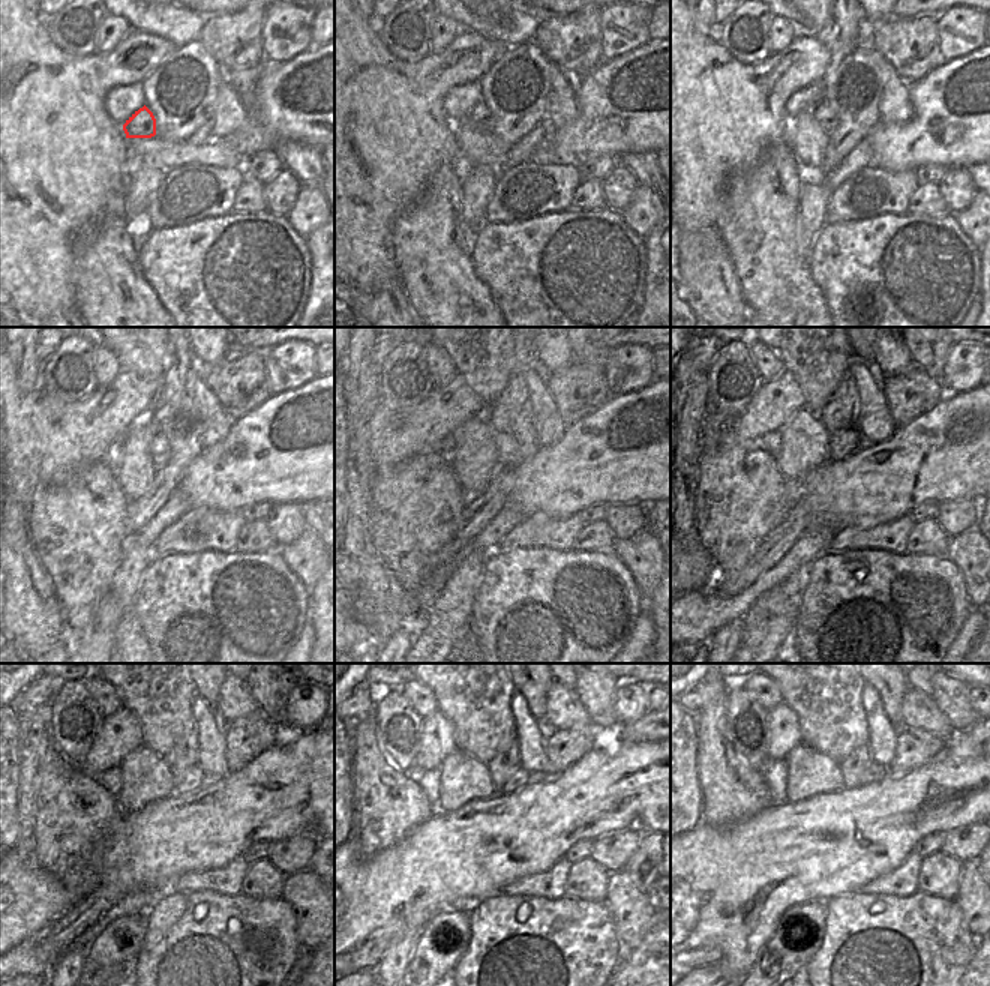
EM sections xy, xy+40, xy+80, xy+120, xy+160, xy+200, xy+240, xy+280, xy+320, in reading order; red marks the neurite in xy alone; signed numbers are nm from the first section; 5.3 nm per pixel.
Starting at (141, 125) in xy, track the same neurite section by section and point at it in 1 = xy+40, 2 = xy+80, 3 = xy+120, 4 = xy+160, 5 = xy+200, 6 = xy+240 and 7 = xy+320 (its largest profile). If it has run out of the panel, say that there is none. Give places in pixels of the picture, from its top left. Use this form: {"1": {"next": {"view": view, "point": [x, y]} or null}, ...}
{"1": {"next": {"view": "xy+40", "point": [480, 117]}}, "2": {"next": {"view": "xy+80", "point": [824, 114]}}, "3": {"next": {"view": "xy+120", "point": [159, 447]}}, "4": {"next": {"view": "xy+160", "point": [506, 444]}}, "5": {"next": {"view": "xy+200", "point": [843, 444]}}, "6": {"next": {"view": "xy+240", "point": [177, 781]}}, "7": {"next": {"view": "xy+320", "point": [873, 773]}}}

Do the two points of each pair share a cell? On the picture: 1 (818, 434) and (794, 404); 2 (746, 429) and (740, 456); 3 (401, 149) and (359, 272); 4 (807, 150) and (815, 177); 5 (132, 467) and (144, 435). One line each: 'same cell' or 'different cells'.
1: different cells
2: different cells
3: same cell
4: different cells
5: same cell

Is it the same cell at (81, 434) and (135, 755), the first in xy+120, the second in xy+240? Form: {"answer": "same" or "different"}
{"answer": "different"}

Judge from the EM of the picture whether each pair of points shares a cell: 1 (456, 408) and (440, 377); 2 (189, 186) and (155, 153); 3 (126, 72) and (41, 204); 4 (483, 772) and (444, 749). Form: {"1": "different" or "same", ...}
{"1": "different", "2": "different", "3": "same", "4": "different"}

